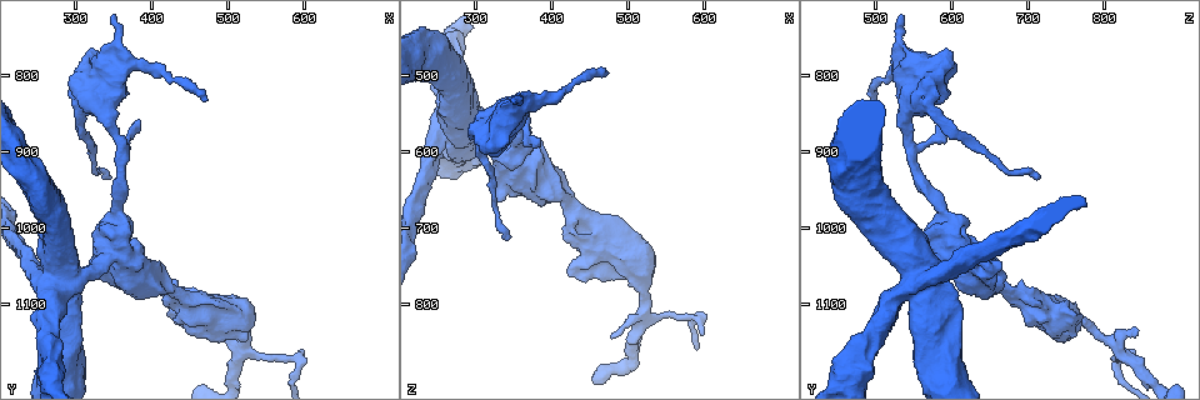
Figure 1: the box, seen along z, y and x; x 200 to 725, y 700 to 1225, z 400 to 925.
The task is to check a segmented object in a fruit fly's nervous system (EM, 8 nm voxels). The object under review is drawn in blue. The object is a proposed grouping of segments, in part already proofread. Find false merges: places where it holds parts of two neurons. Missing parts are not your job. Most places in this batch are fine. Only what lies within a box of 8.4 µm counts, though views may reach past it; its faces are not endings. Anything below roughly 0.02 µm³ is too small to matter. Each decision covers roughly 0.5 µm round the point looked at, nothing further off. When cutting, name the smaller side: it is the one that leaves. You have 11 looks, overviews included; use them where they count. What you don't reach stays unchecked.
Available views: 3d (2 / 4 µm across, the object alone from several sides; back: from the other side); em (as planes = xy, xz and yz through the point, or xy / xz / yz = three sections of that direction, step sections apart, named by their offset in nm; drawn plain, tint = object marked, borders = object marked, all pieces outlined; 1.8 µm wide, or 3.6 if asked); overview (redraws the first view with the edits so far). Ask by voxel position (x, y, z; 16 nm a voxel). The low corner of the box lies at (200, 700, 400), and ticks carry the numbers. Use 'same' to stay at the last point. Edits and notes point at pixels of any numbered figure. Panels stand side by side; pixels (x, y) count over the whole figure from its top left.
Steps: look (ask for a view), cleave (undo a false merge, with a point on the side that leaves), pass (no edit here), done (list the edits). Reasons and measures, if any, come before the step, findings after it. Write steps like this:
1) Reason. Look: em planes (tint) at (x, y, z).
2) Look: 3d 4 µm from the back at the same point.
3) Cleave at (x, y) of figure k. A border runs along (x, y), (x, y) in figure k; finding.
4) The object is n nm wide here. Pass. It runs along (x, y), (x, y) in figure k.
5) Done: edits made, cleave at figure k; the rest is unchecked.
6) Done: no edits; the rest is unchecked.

Sudden change in width. Look: 3d 4 µm at (305, 860, 590).

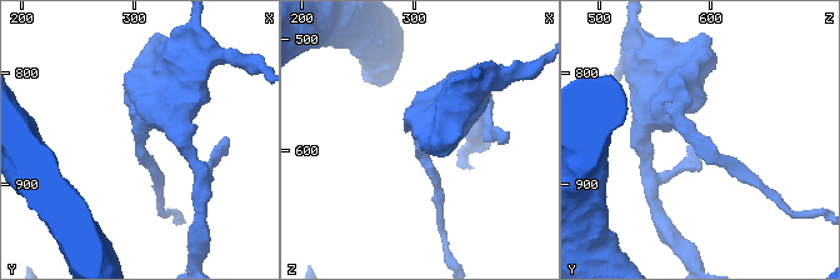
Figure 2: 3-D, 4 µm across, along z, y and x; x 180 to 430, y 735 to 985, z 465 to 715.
Look: em 3.6 µm planes (borders) at (304, 858, 586).

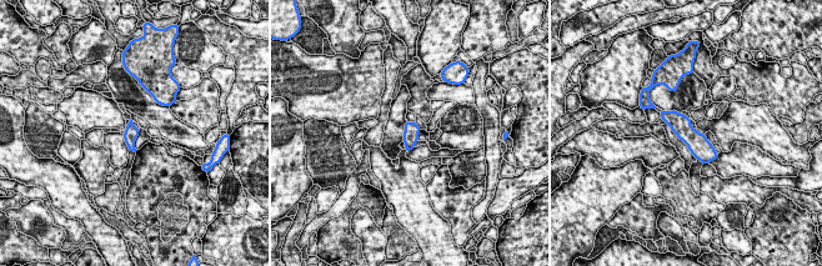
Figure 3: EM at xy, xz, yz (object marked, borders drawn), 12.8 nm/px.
The object is 180 nm wide here. Pass. It runs along (663, 114), (707, 154), (713, 155) in figure 3; one neuron here.

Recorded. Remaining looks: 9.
Sharp bend. Look: 3d 2 µm at (270, 1200, 455).

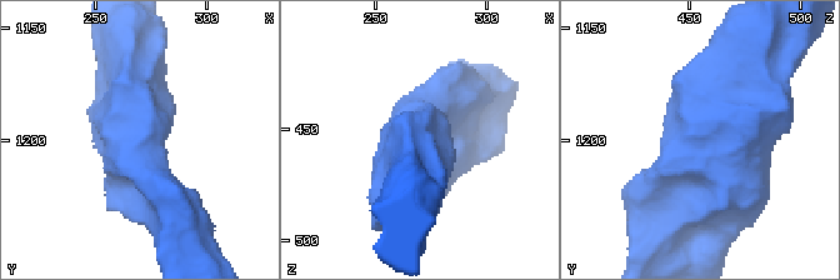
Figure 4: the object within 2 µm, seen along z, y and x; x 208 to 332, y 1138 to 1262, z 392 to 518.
Need the tissue. Look: em planes (tint) at (267, 1196, 456).

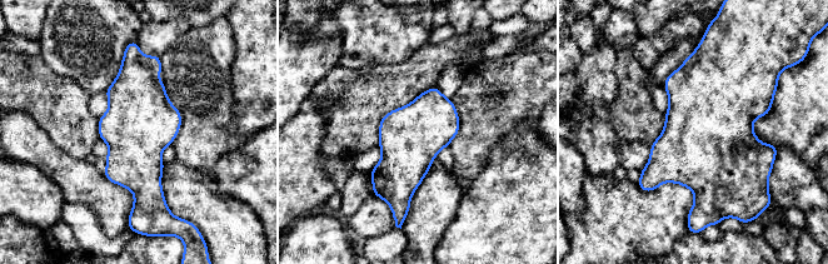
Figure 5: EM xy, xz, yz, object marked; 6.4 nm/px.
Pass. One neuron here.

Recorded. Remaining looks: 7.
Looks like a crossing. Look: em xz step 4 (tint) at (470, 1105, 710).

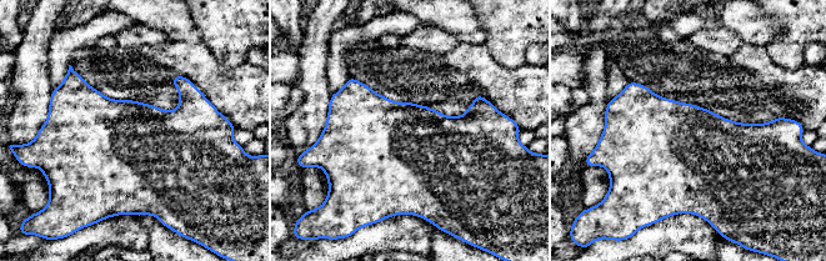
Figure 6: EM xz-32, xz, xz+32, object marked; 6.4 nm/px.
Another direction. Look: em xy step 16 (tint) at the same point.

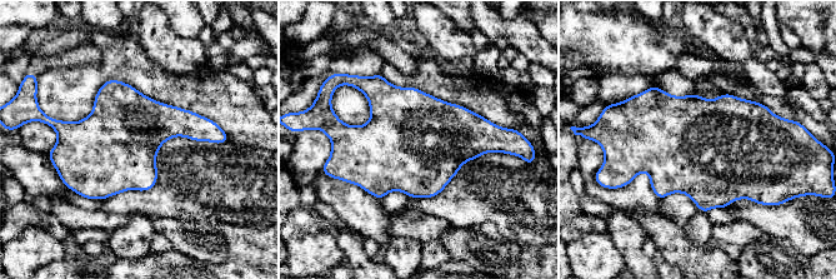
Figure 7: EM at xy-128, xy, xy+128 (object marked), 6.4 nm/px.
Pass. All the same neuron.

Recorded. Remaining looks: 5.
Arms part here. Look: 3d 2 µm at (520, 1165, 815).

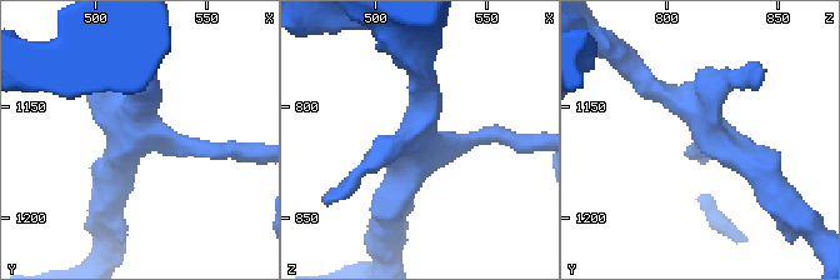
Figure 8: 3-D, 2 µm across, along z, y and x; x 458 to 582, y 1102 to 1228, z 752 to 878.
Shape alone is not enough. Look: em planes (tint) at (520, 1160, 818).

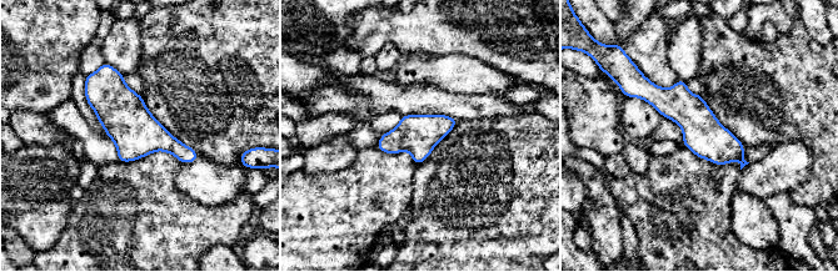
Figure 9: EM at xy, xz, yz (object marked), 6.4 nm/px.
Pass. One neuron here.

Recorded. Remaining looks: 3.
Done: no edits; the rest is unchecked.

